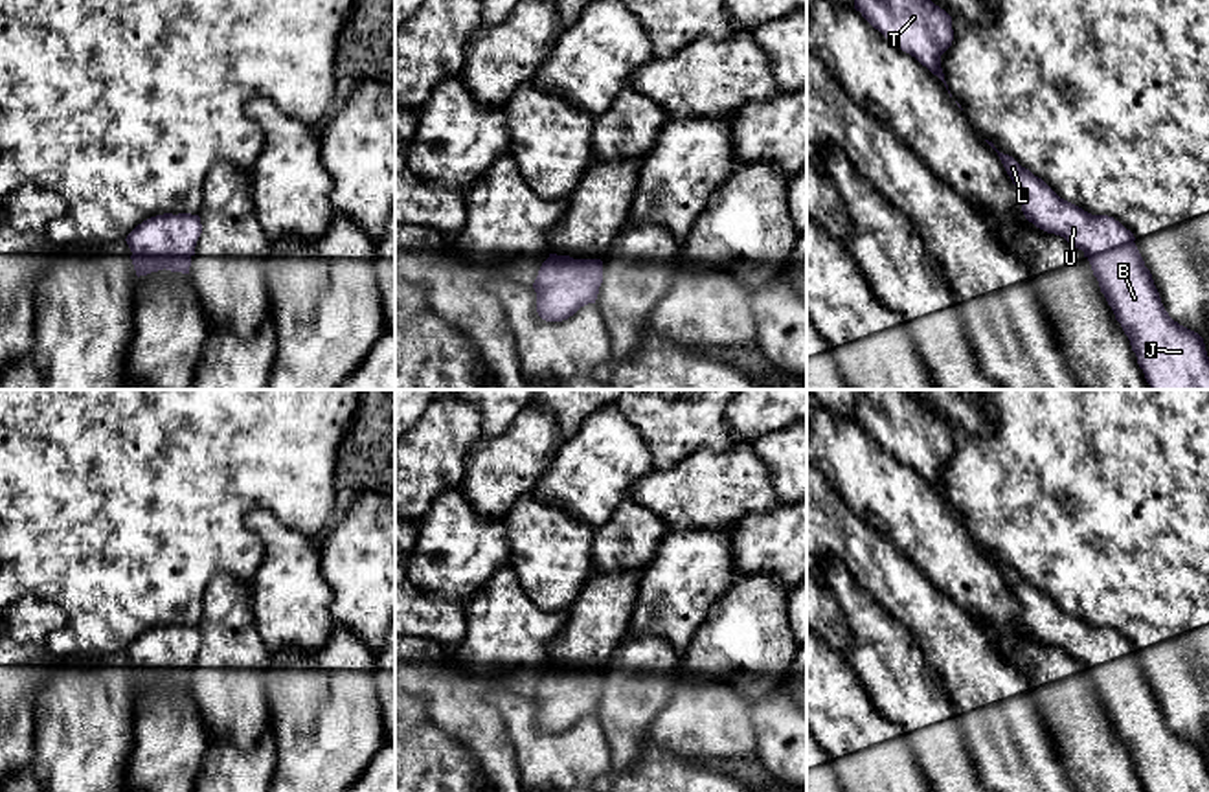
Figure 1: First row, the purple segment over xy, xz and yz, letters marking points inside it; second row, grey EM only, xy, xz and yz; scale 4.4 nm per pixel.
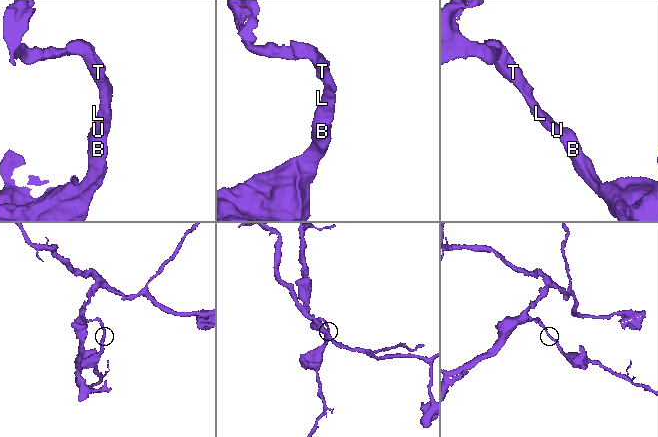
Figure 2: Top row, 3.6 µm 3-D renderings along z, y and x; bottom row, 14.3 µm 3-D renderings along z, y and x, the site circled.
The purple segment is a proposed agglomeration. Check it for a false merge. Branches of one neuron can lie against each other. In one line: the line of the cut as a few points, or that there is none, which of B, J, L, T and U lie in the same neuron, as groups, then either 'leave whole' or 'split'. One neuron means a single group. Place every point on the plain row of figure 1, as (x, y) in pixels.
cut none; groups B J L T U; leave whole

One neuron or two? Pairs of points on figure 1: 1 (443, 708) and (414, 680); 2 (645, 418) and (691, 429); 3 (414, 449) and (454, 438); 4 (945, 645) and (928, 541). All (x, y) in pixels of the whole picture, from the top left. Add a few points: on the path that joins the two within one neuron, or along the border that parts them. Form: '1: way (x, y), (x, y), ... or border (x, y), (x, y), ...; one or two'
1: way (438, 701), (421, 684); one
2: way (656, 418), (669, 427), (680, 427); one
3: way (423, 449), (434, 449), (445, 438); one
4: border (904, 555), (969, 612); two

